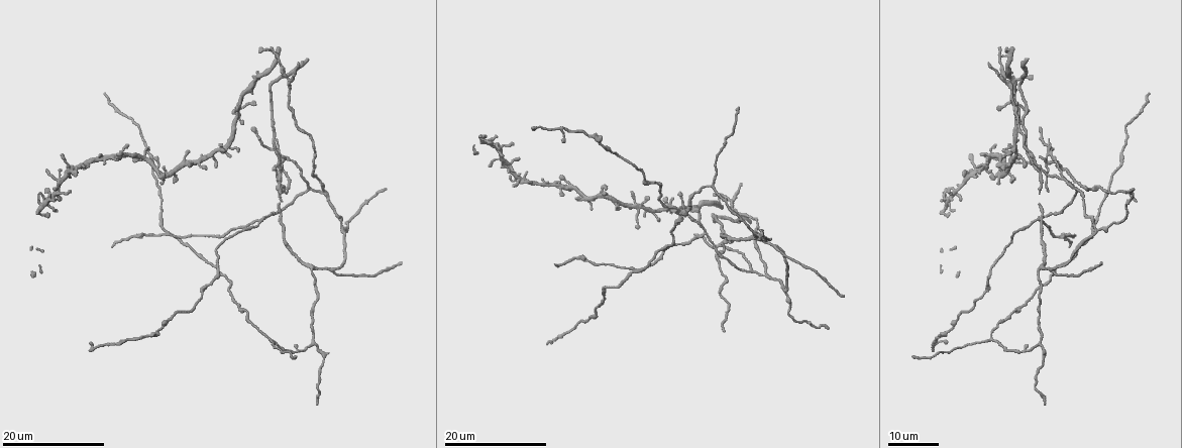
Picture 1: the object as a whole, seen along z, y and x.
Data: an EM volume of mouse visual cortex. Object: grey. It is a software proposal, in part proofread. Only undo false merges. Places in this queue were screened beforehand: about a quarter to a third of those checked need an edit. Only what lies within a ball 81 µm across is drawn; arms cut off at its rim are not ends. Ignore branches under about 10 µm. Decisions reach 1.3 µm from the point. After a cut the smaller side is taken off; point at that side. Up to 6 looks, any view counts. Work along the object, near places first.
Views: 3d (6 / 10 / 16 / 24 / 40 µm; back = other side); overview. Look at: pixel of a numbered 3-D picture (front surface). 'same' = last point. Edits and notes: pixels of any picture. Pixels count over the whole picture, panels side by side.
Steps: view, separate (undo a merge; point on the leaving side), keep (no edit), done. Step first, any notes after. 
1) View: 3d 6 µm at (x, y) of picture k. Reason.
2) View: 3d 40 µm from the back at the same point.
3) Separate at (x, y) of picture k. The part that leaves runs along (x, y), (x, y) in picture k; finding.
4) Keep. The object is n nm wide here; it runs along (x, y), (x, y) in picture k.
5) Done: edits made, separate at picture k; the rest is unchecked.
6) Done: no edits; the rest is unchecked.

View: 3d 24 µm at (298, 351) of picture 1. Three arms meet.

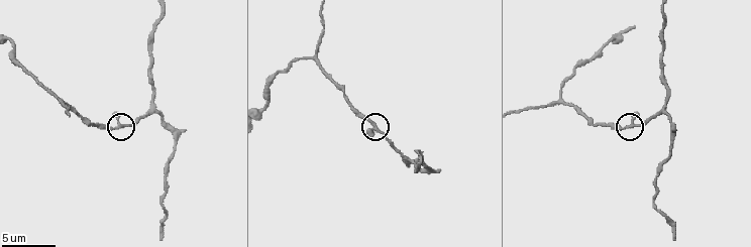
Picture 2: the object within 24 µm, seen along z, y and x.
View: 3d 6 µm at (373, 123) of picture 2.

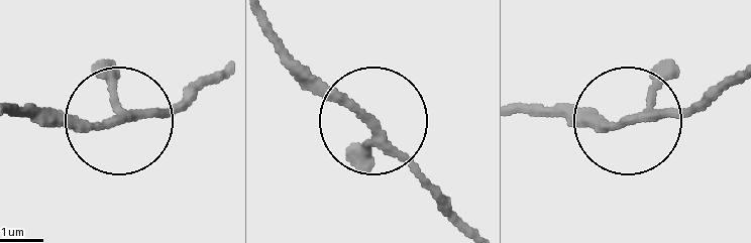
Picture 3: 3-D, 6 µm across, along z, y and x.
Keep. It runs along (219, 69), (165, 112), (57, 123), (16, 112) in picture 3; all the same neuron.

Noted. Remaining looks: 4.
View: 3d 24 µm at (312, 265) of picture 1. Three arms meet.

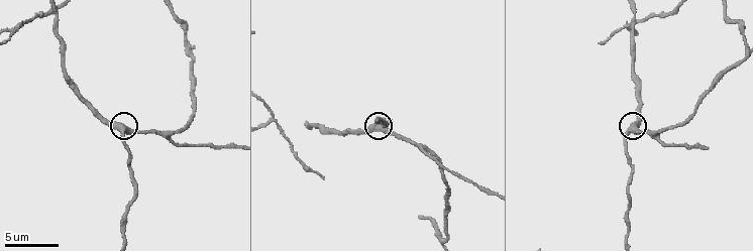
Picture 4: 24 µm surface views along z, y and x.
View: 3d 10 µm at (631, 127) of picture 4.

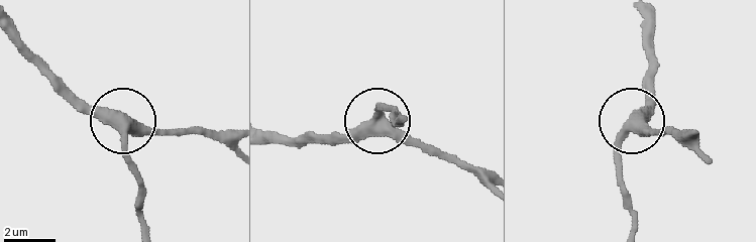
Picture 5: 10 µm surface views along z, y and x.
Keep. The object is 420 nm wide here; it runs along (689, 128), (631, 124), (652, 78) in picture 5; all the same neuron.

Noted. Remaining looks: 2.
View: 3d 24 µm at (766, 274) of picture 1. Three-way junction.

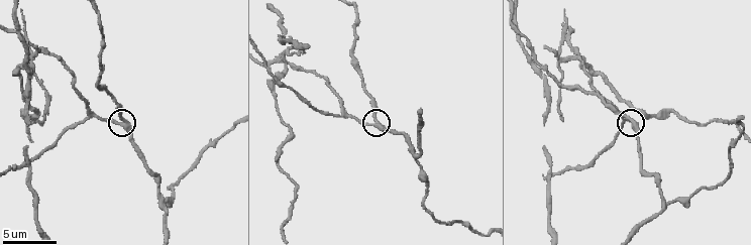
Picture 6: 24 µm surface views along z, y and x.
View: 3d 6 µm at (117, 120) of picture 6.

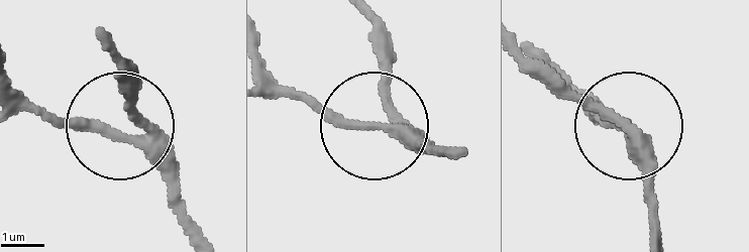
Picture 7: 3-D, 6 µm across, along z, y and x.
Keep. The side arm is 77 µm long; it runs along (459, 150), (419, 150), (268, 96) in picture 7; all the same neuron.

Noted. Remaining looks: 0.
Done: no edits; the rest is unchecked.

